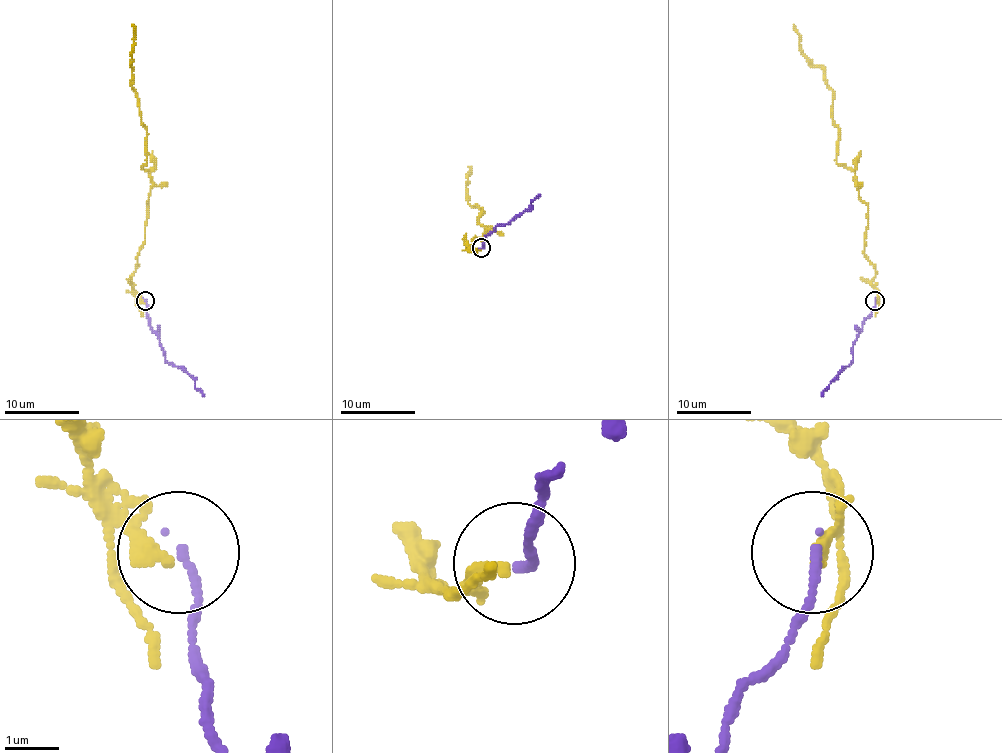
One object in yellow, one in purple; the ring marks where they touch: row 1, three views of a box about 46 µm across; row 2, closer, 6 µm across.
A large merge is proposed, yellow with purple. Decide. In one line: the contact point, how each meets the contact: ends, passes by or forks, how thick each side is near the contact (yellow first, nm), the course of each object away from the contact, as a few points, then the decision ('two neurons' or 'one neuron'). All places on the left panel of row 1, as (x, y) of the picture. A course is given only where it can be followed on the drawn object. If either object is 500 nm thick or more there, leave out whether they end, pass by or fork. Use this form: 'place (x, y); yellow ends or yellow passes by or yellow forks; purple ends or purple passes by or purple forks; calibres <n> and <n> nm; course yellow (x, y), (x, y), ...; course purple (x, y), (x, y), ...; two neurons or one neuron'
place (145, 301); yellow ends; purple ends; calibres 240 and 150 nm; course yellow (145, 301), (131, 277), (145, 240), (152, 176), (143, 167), (146, 126), (131, 83), (131, 24); course purple (145, 301), (150, 329), (159, 340), (165, 359), (184, 370), (204, 396); two neurons

